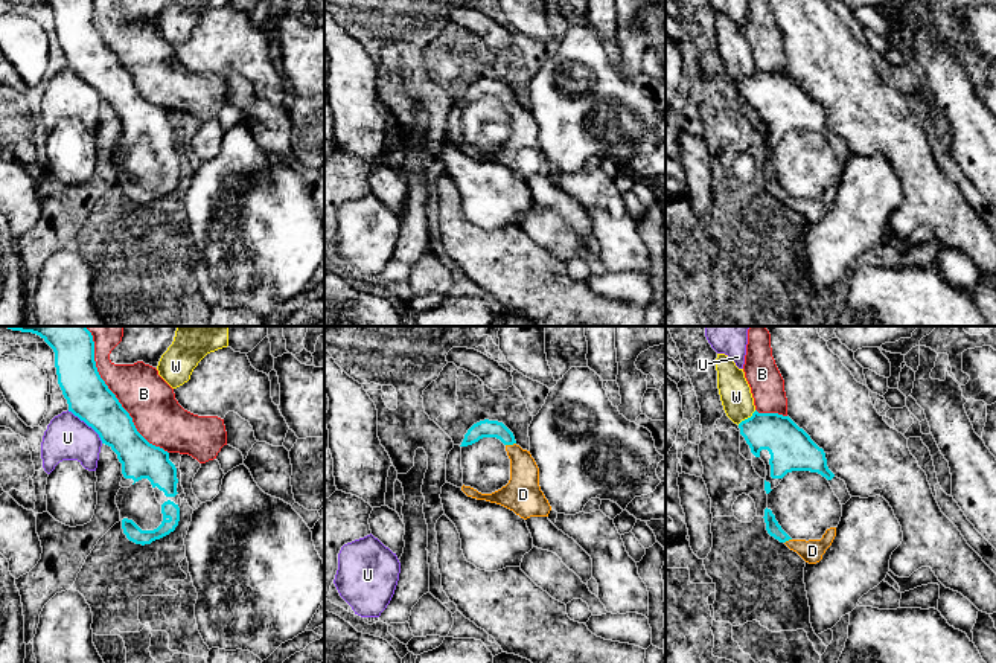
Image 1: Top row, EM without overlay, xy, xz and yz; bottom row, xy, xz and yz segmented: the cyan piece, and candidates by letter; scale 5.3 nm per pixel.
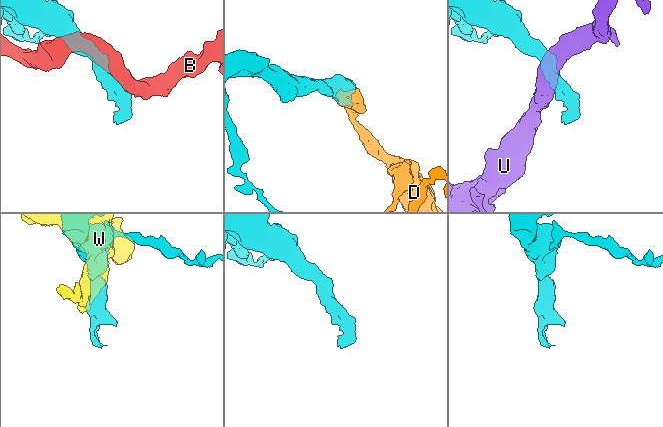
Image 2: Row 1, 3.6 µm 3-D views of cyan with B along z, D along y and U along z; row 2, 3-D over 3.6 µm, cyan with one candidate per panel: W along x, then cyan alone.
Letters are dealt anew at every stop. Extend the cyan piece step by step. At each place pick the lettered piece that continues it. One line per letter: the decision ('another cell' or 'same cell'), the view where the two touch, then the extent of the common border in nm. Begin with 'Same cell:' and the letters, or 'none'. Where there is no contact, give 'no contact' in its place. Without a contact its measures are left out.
Same cell: D
B: another cell; contact in xy; length 700 nm
D: same cell; contact in xz; length 60 nm
U: another cell; contact in xy; length 260 nm
W: another cell; contact in yz; length 130 nm

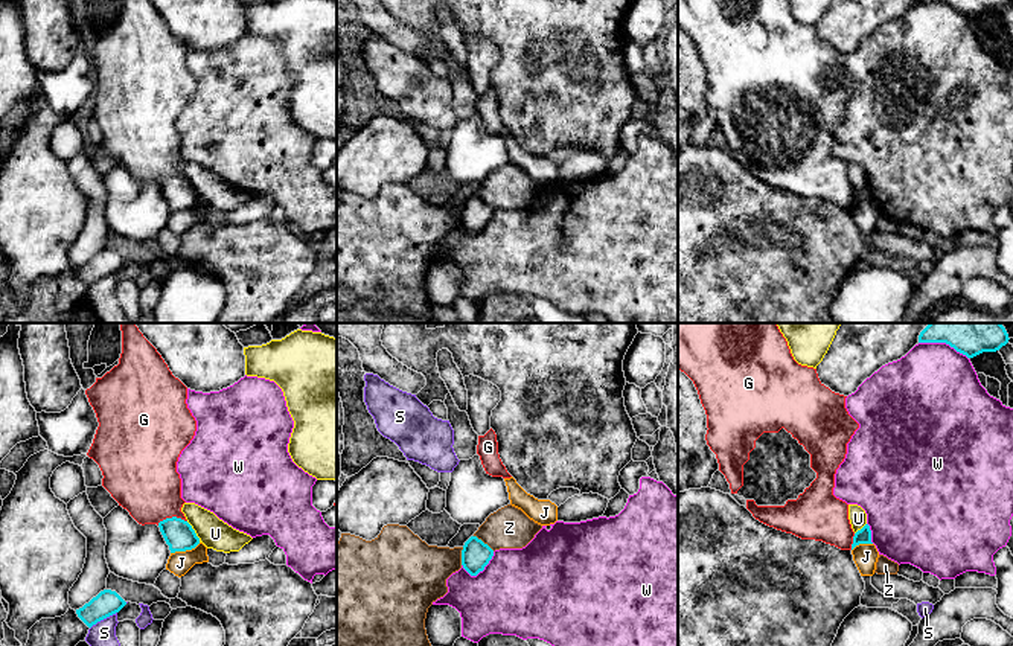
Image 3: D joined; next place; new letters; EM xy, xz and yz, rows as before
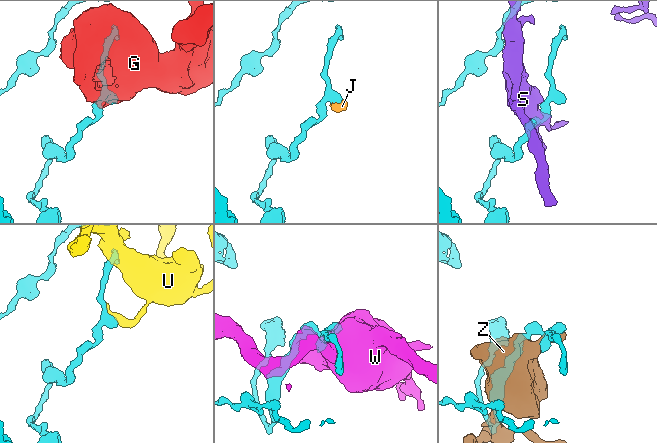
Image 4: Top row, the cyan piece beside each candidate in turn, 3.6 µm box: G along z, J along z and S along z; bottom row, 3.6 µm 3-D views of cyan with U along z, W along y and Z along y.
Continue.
Same cell: none
G: another cell; contact in xy; length 160 nm
J: another cell; contact in xy; length 170 nm
S: another cell; contact in xy; length 170 nm
U: another cell; contact in xy; length 130 nm
W: another cell; contact in xz; length 190 nm
Z: another cell; contact in xz; length 140 nm

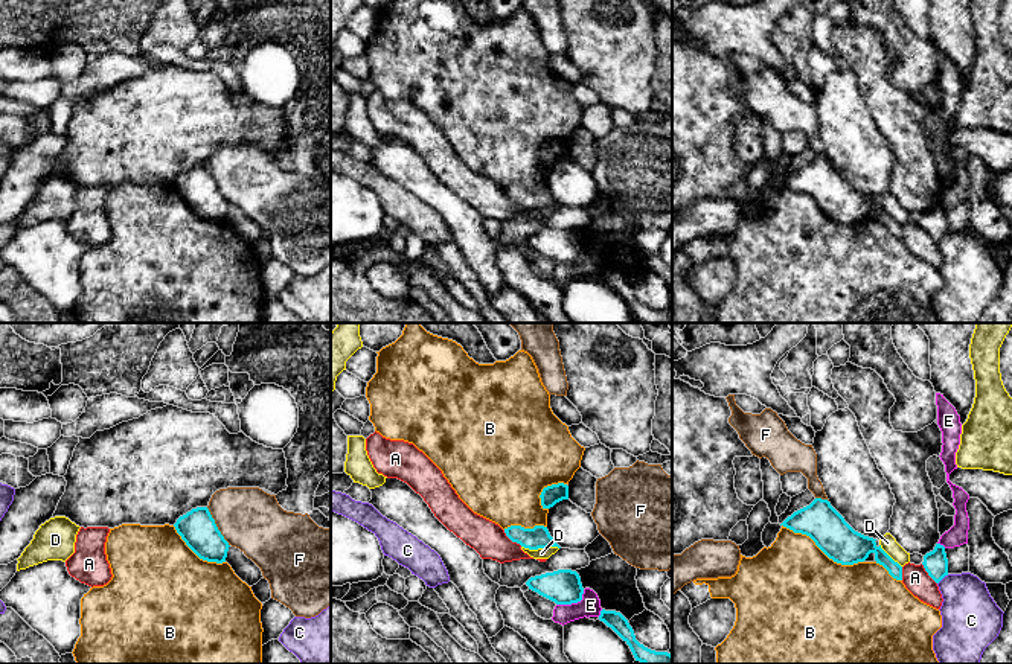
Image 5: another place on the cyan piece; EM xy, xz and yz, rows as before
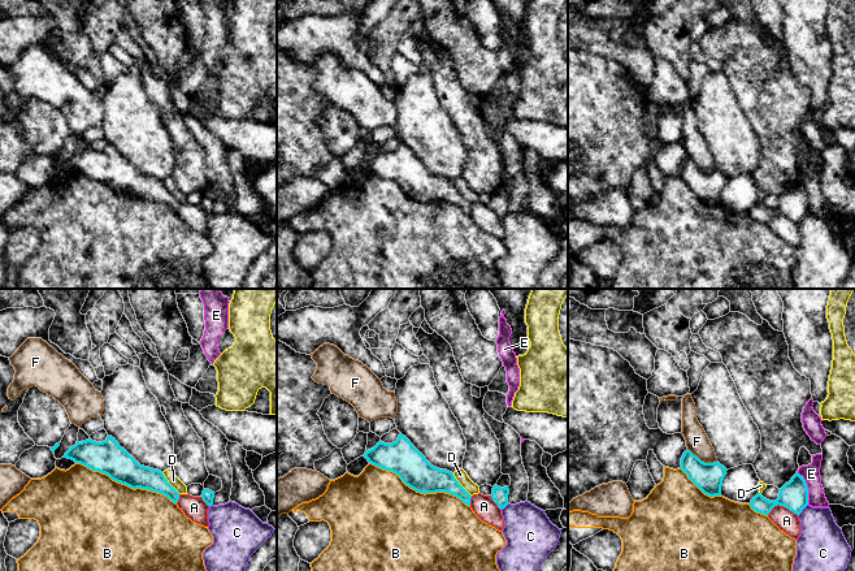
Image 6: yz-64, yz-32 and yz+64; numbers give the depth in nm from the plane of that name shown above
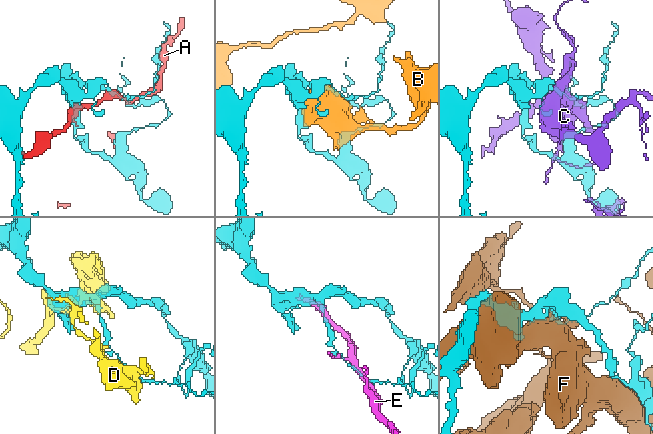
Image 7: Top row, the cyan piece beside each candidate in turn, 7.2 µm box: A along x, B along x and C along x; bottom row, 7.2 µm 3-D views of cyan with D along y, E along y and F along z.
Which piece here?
Same cell: none
A: another cell; contact in xz; length 130 nm
B: another cell; contact in yz; length 480 nm
C: another cell; contact in yz; length 80 nm
D: another cell; contact in xz; length 200 nm
E: another cell; contact in xz; length 170 nm
F: another cell; contact in xy; length 240 nm

